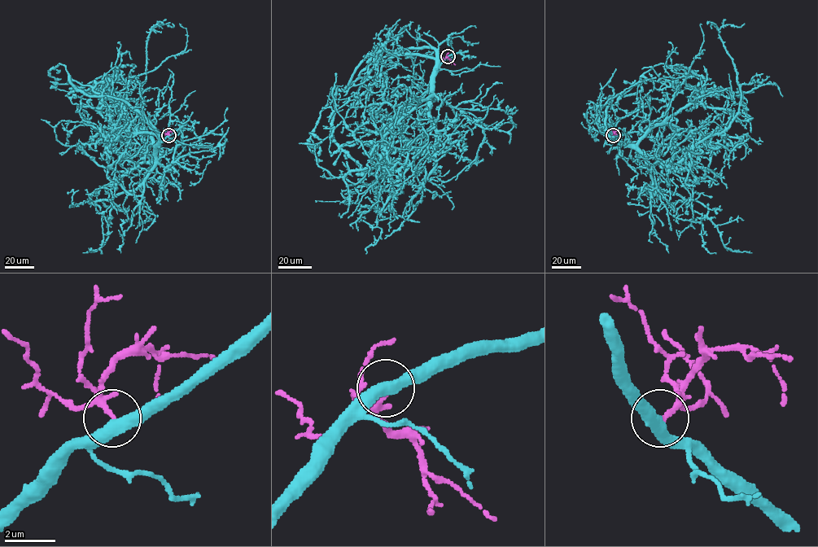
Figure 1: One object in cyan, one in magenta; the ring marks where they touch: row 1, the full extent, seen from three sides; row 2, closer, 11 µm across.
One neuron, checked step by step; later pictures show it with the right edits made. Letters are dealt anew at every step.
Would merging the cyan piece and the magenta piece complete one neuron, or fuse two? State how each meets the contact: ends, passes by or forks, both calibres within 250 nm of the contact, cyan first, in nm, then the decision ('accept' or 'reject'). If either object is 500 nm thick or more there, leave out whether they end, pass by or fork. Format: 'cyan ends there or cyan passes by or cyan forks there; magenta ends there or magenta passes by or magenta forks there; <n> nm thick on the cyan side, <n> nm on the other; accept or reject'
cyan passes by; magenta ends there; 440 nm thick on the cyan side, 180 nm on the other; accept

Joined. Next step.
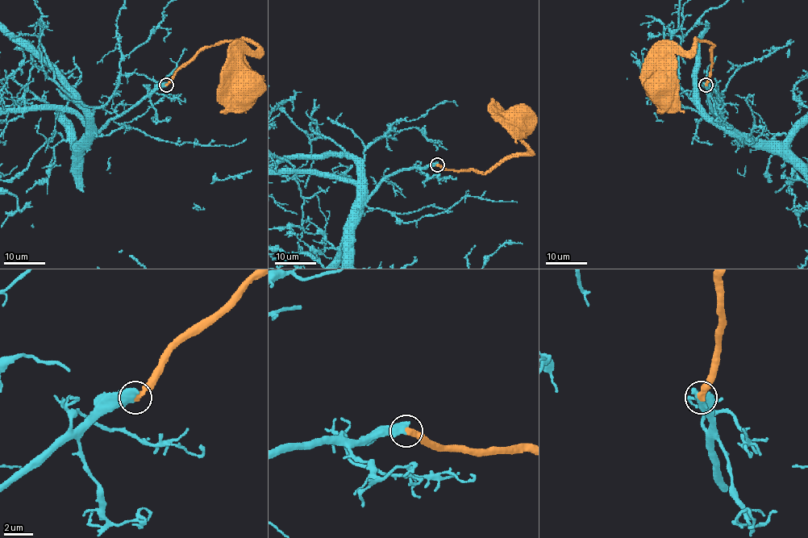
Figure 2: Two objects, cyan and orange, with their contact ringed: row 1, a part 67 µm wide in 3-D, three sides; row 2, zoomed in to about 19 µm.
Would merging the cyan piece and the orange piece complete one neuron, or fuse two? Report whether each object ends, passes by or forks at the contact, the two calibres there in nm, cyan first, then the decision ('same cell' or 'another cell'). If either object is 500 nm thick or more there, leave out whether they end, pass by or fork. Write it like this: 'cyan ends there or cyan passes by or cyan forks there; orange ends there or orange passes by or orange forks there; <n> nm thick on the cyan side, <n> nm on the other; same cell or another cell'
650 nm thick on the cyan side, 400 nm on the other; same cell

